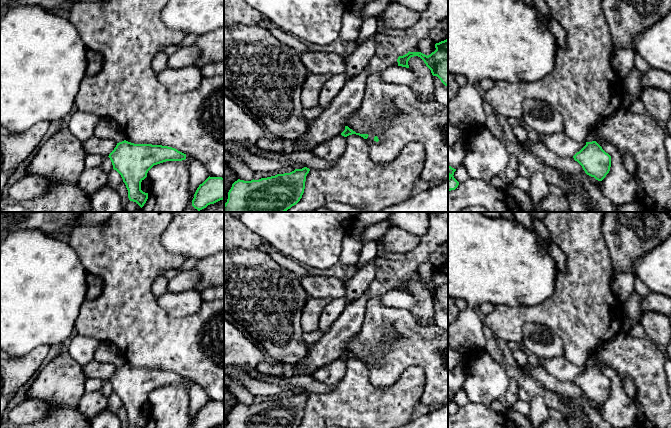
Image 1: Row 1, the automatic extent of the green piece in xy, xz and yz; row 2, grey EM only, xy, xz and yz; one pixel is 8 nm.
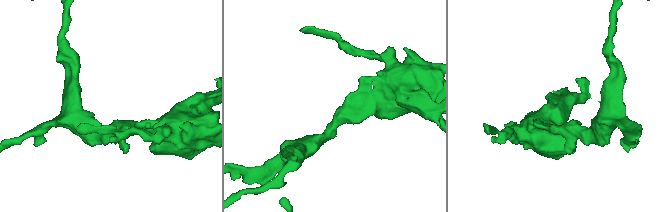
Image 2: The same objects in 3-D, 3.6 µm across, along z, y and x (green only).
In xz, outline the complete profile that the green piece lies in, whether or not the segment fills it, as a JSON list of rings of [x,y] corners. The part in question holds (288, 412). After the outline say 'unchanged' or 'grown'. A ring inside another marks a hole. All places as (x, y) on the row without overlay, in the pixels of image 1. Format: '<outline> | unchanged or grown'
[[[304,391],[259,404],[238,403],[232,408],[225,428],[297,428],[309,395]]] | unchanged

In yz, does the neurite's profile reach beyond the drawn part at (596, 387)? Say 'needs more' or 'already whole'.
already whole

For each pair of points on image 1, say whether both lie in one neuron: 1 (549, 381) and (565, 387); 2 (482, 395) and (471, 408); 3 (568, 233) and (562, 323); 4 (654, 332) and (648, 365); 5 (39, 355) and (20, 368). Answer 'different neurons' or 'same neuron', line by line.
1: same neuron
2: different neurons
3: same neuron
4: different neurons
5: same neuron

